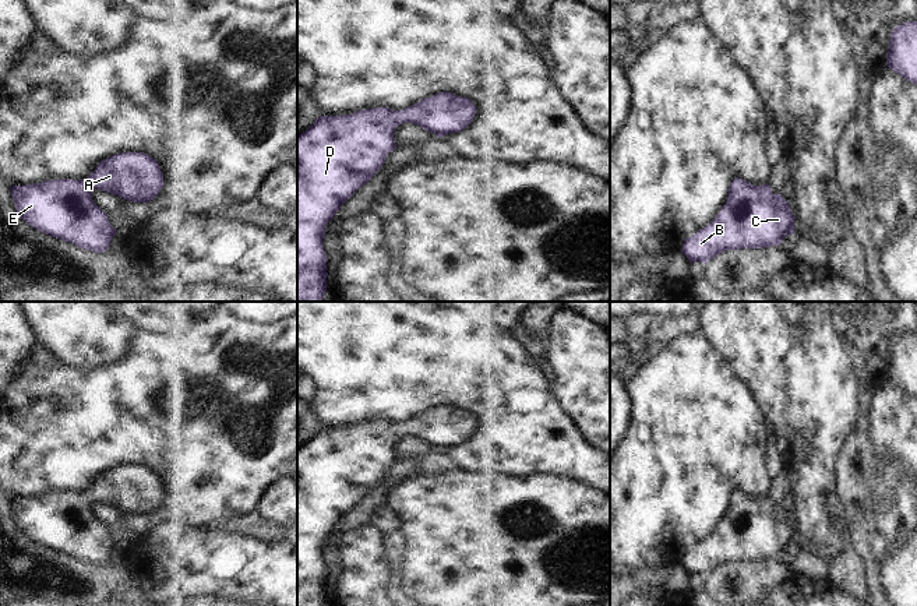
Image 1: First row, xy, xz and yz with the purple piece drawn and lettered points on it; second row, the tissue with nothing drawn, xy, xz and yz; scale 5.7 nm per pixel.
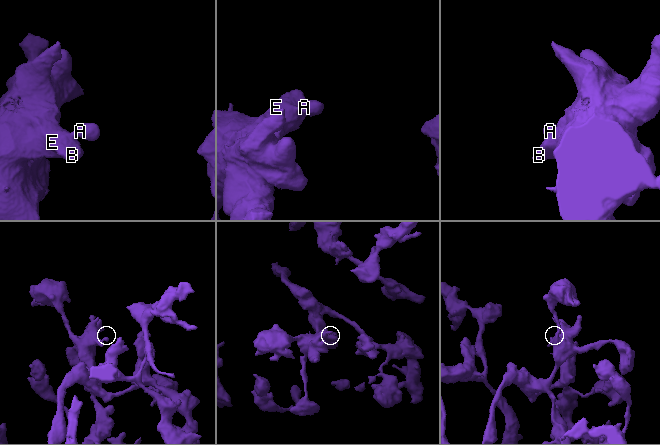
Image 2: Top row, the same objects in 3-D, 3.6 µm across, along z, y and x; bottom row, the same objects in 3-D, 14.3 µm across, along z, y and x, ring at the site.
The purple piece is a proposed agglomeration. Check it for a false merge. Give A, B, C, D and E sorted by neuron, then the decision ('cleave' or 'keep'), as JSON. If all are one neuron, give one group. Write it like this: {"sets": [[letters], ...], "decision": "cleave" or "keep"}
{"sets": [["A", "B", "C", "D", "E"]], "decision": "keep"}

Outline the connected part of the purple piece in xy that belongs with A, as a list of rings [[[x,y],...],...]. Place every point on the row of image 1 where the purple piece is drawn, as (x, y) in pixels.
[[[121,152],[99,162],[85,180],[45,180],[11,186],[18,215],[32,228],[84,250],[105,253],[116,229],[94,202],[95,189],[131,202],[154,200],[163,186],[159,163],[144,152]]]

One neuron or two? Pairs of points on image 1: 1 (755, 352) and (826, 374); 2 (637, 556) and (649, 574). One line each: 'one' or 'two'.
1: one
2: two

